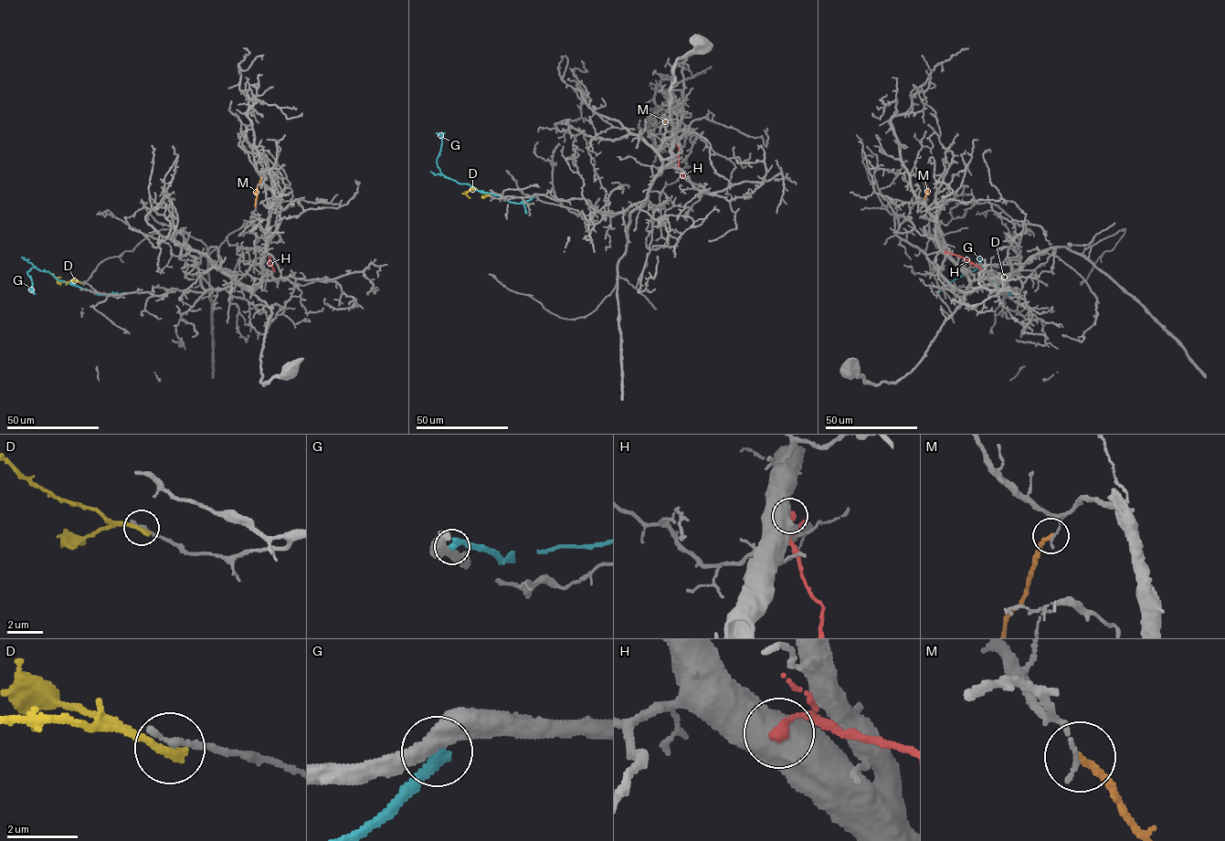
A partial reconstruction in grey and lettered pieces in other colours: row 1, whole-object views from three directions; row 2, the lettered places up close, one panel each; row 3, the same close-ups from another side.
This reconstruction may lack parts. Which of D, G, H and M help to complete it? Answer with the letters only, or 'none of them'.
none of them

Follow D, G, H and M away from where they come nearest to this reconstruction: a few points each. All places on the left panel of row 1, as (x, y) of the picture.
D: (81, 282), (58, 282), (56, 278), (60, 277)
G: (124, 293), (100, 295), (58, 279), (34, 268), (27, 272), (32, 282), (30, 290), (26, 285)
H: (267, 252), (275, 271)
M: (262, 177), (257, 186), (255, 206)

